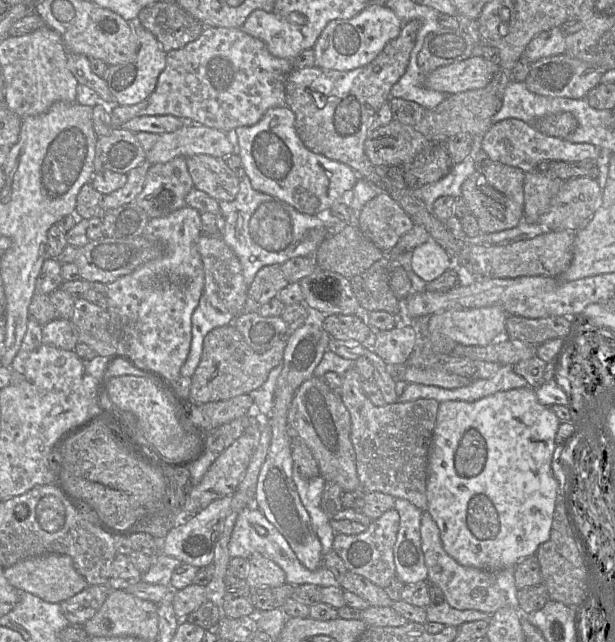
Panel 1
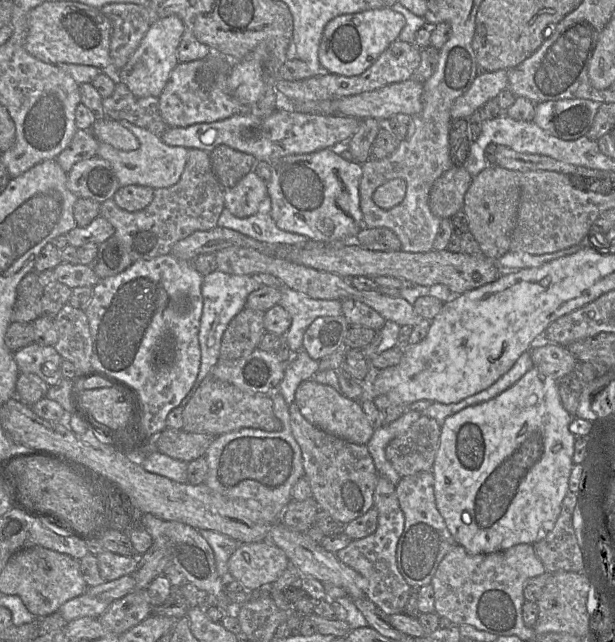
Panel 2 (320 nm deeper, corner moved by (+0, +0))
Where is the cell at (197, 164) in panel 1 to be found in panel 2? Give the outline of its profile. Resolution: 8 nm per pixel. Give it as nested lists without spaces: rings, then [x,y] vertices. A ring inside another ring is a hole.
[[[253,170],[246,174],[234,187],[224,189],[224,204],[234,216],[246,218],[254,215],[262,200],[268,196],[267,182],[261,179]]]

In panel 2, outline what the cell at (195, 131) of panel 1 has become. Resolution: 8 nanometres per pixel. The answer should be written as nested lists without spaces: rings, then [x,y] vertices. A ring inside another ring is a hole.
[[[122,120],[119,123],[137,137],[140,142],[139,148],[134,151],[123,151],[114,148],[110,144],[100,142],[96,155],[111,164],[120,187],[143,185],[156,189],[167,188],[176,184],[184,171],[189,149],[167,145],[152,132],[133,125],[128,121]]]

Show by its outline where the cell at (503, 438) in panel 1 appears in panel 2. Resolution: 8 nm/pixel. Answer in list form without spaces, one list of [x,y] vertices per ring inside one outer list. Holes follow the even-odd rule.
[[[532,368],[513,386],[495,398],[466,407],[445,419],[441,426],[439,447],[432,468],[434,497],[437,509],[450,534],[469,555],[499,552],[517,544],[532,545],[553,529],[560,514],[563,499],[569,491],[569,477],[574,465],[573,453],[576,436],[569,429],[573,418],[561,403],[558,382],[551,377],[543,375],[537,368]]]

